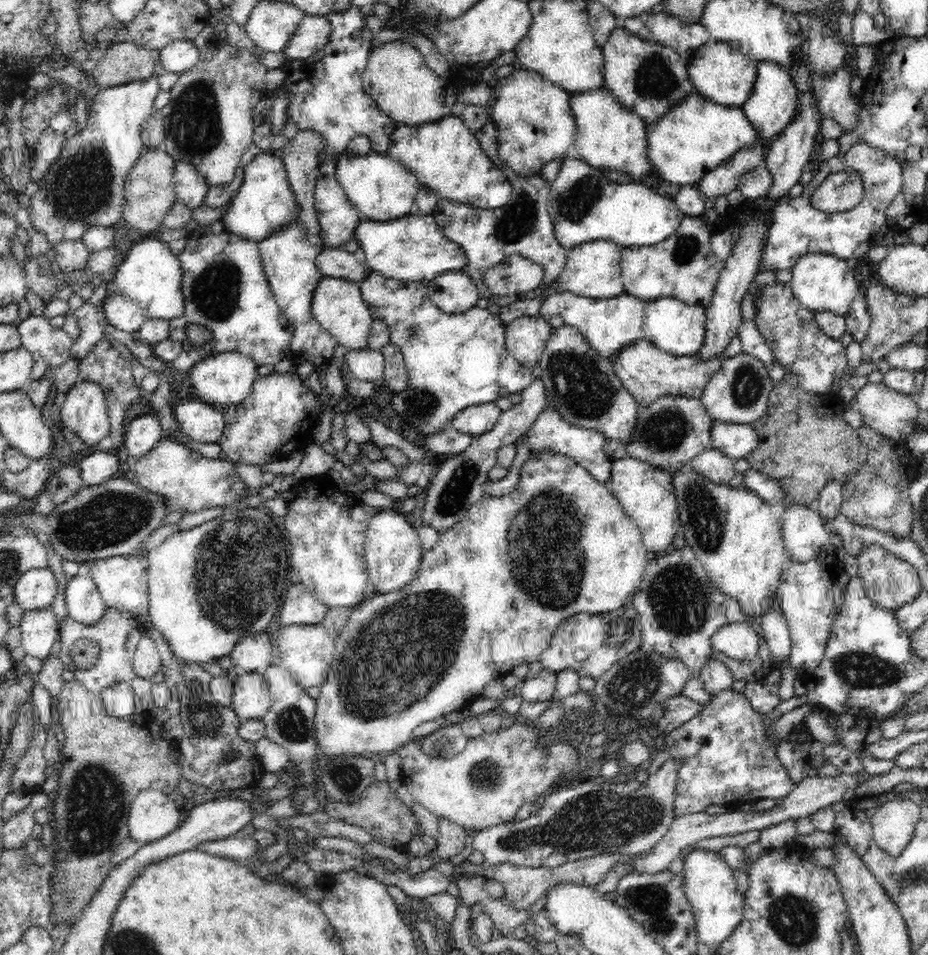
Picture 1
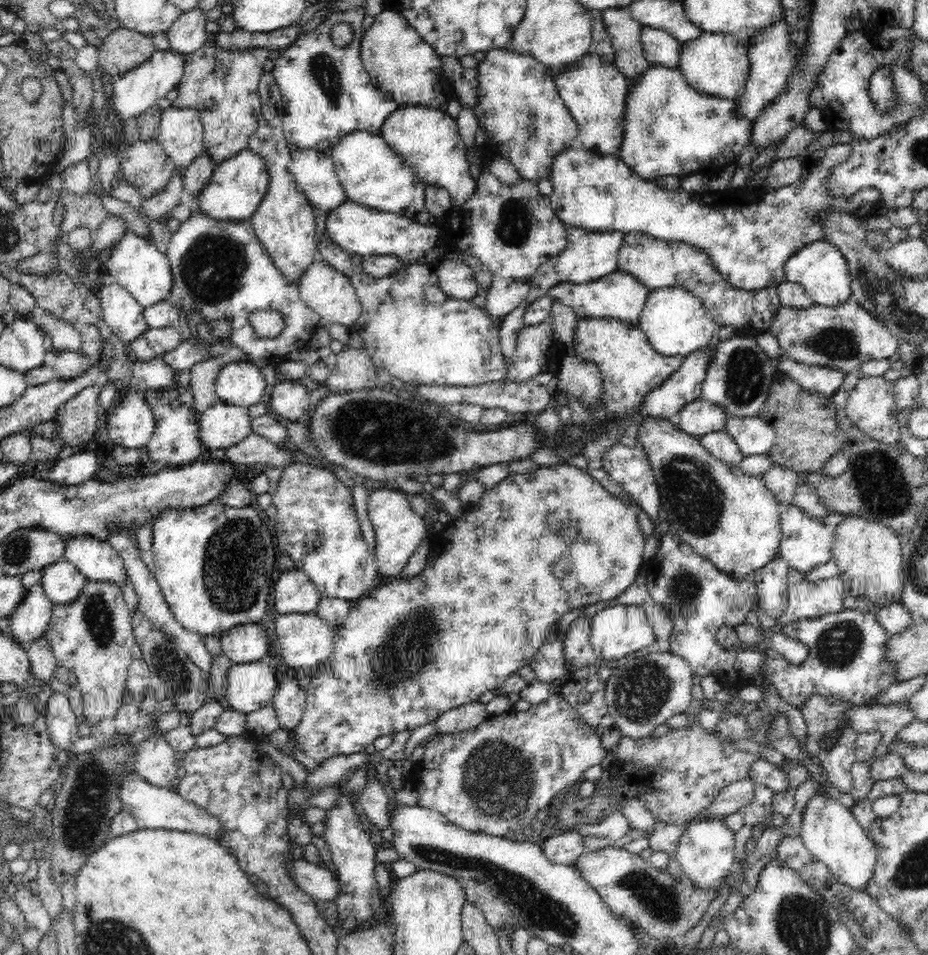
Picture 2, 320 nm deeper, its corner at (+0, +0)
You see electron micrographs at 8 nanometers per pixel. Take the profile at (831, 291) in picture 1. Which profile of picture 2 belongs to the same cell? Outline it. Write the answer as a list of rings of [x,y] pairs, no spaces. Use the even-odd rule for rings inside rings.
[[[824,240],[799,248],[785,264],[785,280],[801,284],[816,305],[844,304],[851,297],[851,271],[838,247]]]

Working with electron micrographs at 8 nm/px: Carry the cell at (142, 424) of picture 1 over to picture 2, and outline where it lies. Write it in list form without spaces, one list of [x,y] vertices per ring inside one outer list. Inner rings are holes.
[[[121,391],[119,402],[107,416],[108,436],[114,445],[137,450],[148,445],[156,420],[152,408],[140,392]]]

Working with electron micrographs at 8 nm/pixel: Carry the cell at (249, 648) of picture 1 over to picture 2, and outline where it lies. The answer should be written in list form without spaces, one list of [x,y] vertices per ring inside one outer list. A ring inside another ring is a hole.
[[[260,623],[241,624],[228,629],[221,638],[221,652],[234,664],[267,660],[268,636]]]

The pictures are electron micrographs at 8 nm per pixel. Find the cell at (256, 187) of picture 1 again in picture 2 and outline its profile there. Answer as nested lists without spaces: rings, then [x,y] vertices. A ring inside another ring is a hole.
[[[249,149],[217,164],[216,173],[197,194],[200,212],[216,220],[249,220],[266,194],[269,172],[264,160]]]

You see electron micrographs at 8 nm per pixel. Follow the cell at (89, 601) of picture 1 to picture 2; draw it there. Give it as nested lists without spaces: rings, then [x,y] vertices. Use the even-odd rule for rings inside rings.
[[[62,559],[42,570],[41,585],[53,604],[70,604],[78,598],[87,579],[78,568]]]

